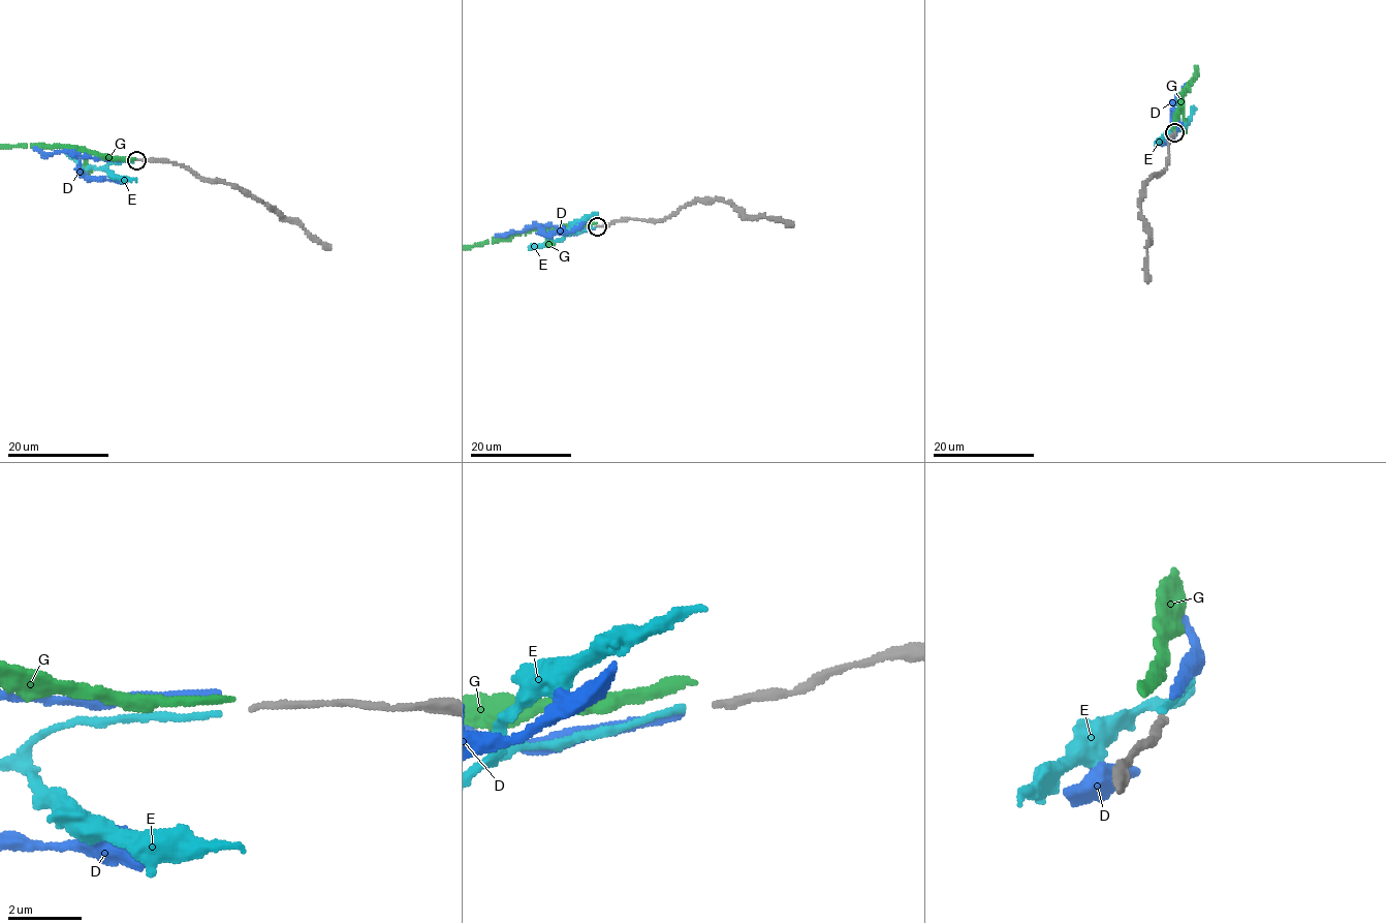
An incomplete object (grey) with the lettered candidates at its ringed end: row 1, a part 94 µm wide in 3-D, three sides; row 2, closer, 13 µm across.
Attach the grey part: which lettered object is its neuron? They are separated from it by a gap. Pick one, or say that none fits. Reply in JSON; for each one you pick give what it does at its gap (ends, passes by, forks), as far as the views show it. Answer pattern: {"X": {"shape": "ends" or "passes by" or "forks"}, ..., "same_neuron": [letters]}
{"E": {"shape": "ends"}, "same_neuron": ["E"]}

